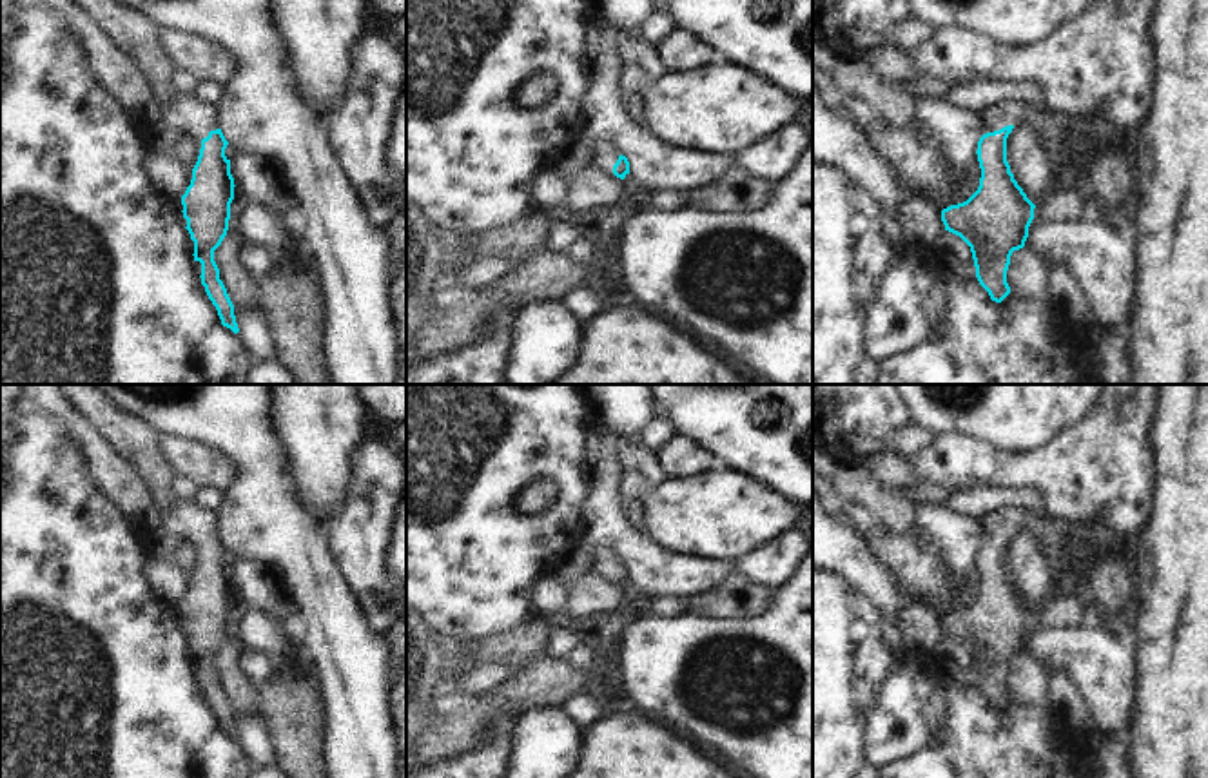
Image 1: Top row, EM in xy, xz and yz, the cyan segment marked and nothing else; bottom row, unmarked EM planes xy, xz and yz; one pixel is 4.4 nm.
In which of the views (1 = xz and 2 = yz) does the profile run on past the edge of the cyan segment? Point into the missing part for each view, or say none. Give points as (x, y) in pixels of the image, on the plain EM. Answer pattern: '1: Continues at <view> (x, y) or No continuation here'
1: Continues at xz (604, 563)
2: Continues at yz (1007, 519)

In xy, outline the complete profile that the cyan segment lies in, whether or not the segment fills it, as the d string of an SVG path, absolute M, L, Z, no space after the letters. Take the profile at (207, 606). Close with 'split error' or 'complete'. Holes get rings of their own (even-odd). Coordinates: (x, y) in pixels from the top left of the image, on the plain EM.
M174 499L163 511L169 528L180 531L196 549L190 577L192 586L181 602L183 624L194 647L194 667L201 669L201 691L218 716L221 731L239 738L234 711L219 686L214 656L229 637L234 584L230 566L225 562L229 548L219 535L216 511L200 508L194 501Z | split error

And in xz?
M593 542L591 573L624 586L629 580L629 568L609 548Z | split error

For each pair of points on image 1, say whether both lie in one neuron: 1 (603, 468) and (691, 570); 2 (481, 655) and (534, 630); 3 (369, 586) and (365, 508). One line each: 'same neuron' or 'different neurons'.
1: same neuron
2: same neuron
3: same neuron

